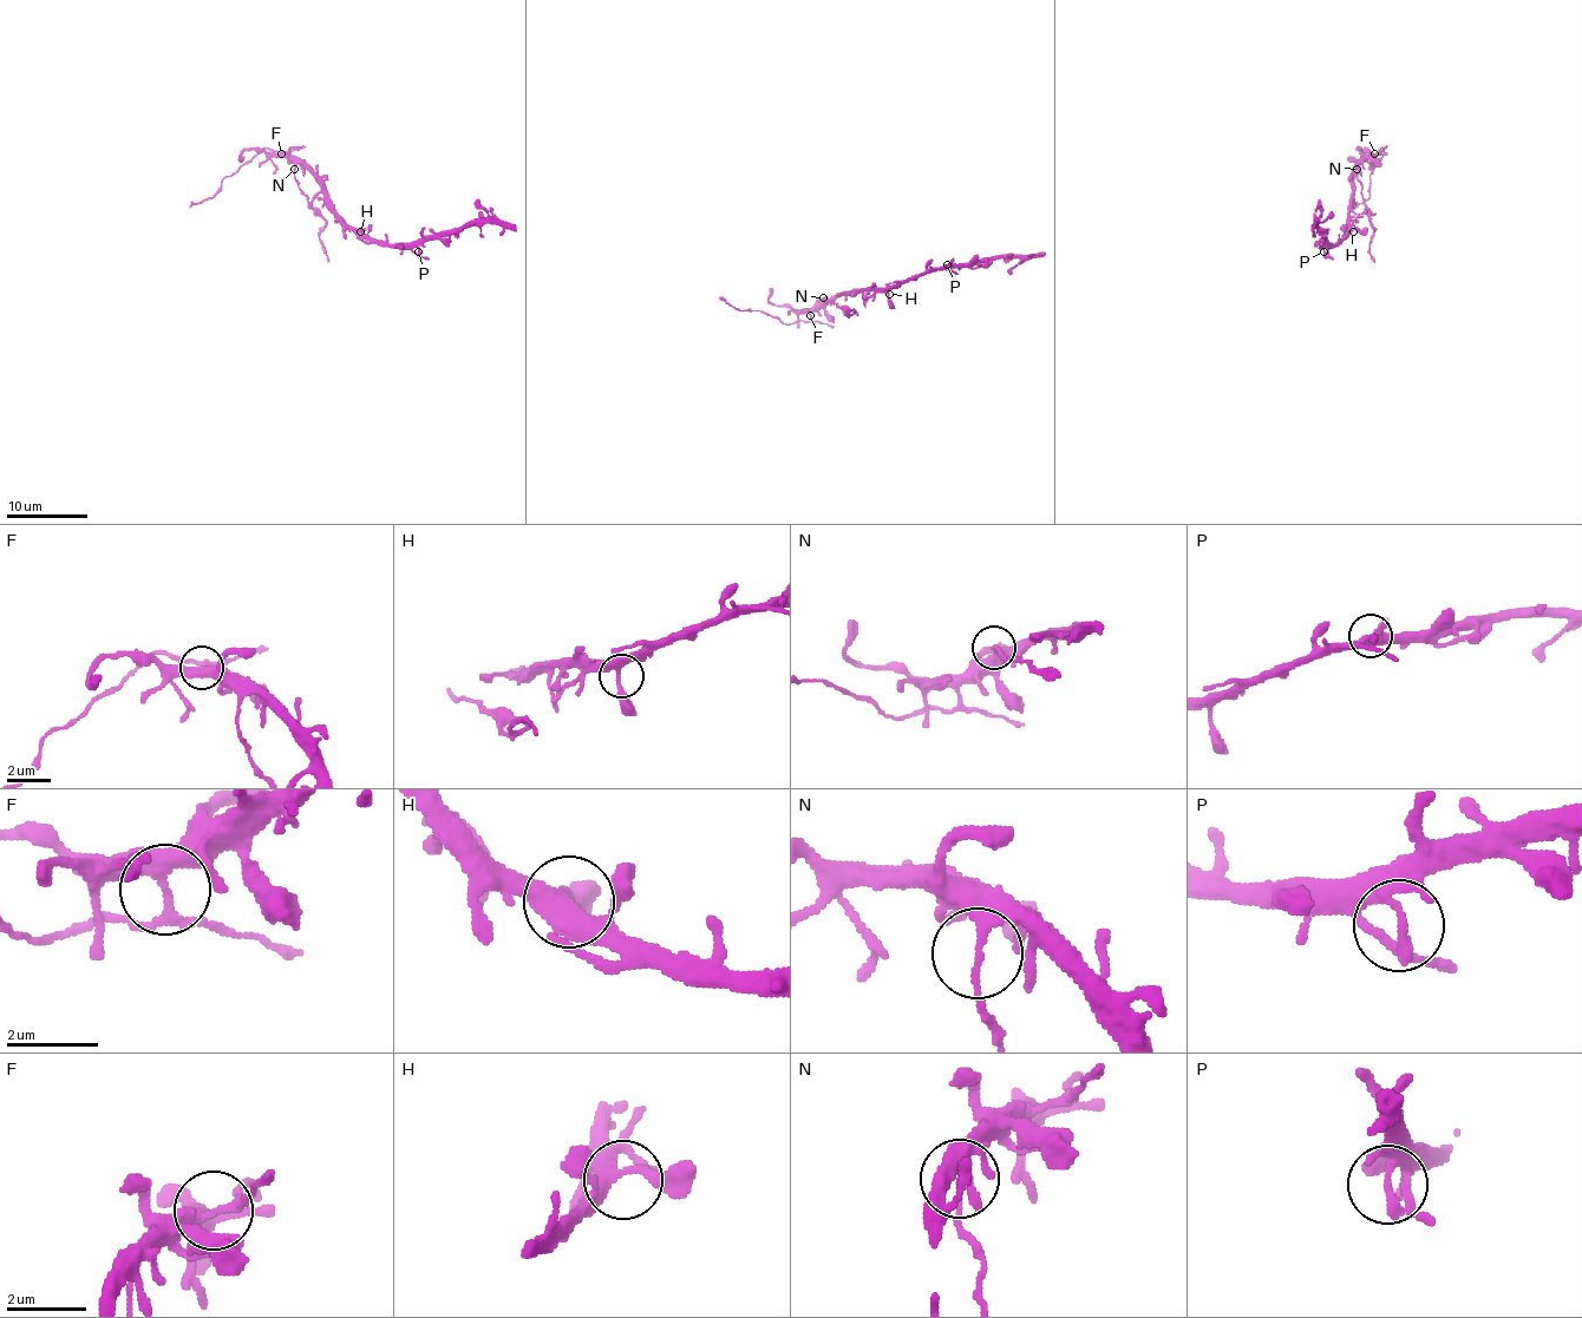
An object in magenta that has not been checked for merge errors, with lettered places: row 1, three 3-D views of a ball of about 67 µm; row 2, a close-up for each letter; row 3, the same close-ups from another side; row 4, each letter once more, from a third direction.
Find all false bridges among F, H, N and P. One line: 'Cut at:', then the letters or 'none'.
Cut at: F, N

